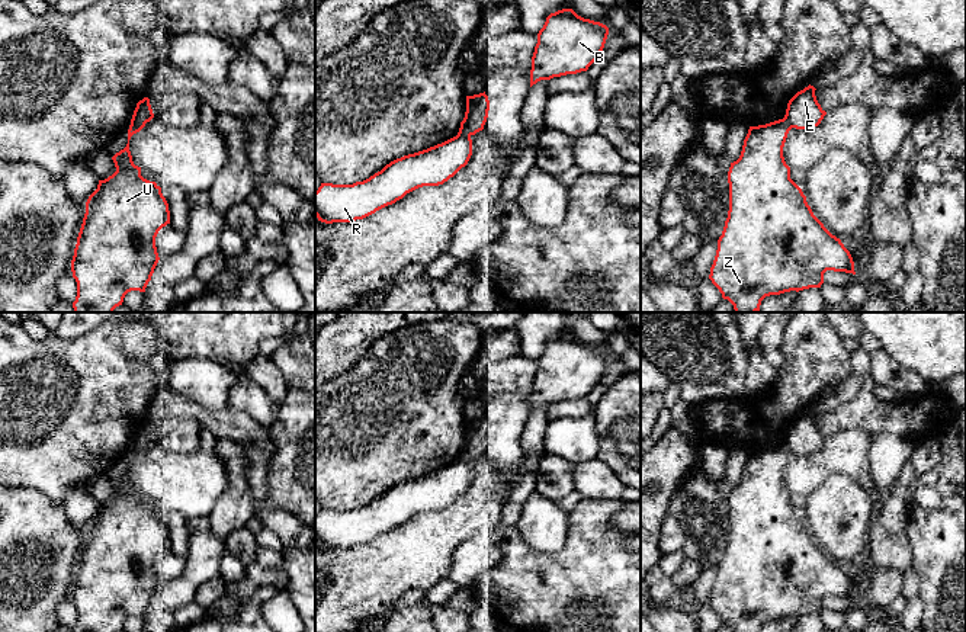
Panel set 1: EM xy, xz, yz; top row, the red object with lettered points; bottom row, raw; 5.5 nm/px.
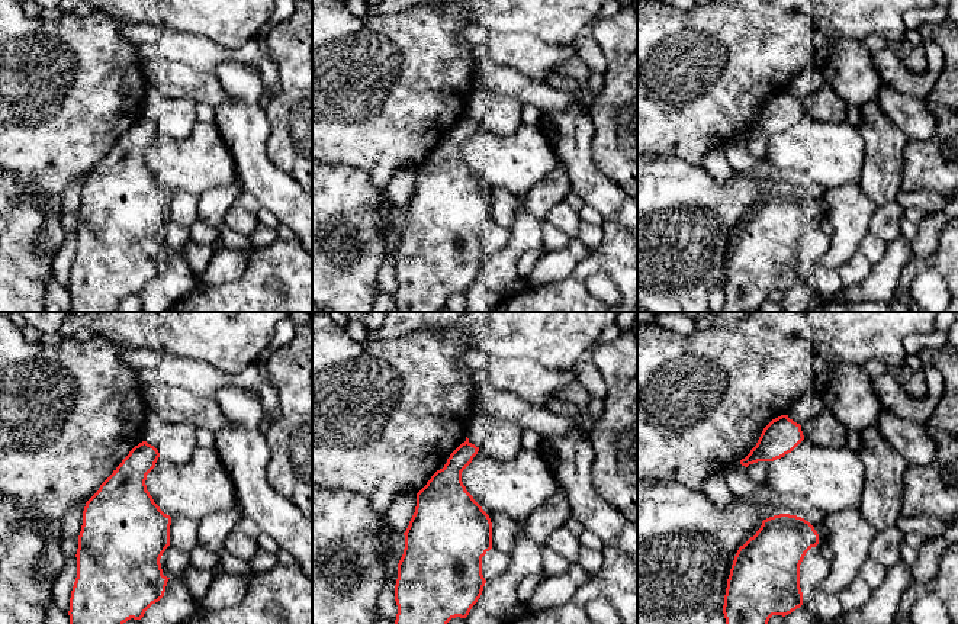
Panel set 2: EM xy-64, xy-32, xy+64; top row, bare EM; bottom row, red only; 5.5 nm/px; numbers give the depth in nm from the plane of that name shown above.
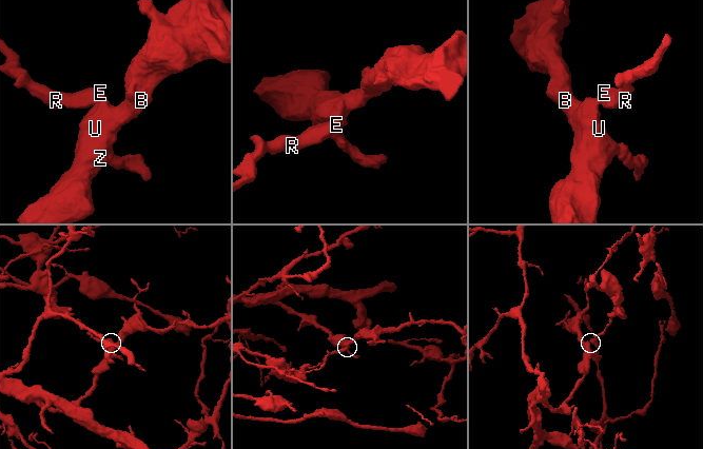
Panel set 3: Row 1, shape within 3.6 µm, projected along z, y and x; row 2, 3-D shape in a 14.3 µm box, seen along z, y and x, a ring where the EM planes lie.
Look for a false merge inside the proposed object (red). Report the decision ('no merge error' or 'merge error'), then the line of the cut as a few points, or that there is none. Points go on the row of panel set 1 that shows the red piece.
merge error; cut in xy along (144, 122), (130, 128)

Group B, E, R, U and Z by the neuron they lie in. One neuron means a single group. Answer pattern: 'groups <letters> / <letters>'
groups B U Z / E R

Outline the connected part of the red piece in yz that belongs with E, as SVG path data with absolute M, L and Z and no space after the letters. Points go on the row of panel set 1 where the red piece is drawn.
M809 84L789 100L784 118L792 128L815 128L827 115L816 100L815 90L816 89Z

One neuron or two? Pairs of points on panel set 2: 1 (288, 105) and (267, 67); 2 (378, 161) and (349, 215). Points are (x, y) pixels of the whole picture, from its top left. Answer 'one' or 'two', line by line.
1: two
2: two

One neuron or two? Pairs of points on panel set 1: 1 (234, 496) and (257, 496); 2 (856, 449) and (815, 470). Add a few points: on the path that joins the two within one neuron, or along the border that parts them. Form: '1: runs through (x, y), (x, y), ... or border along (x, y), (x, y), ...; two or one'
1: border along (246, 462), (243, 480), (247, 484), (254, 516); two
2: runs through (846, 452), (825, 462); one

